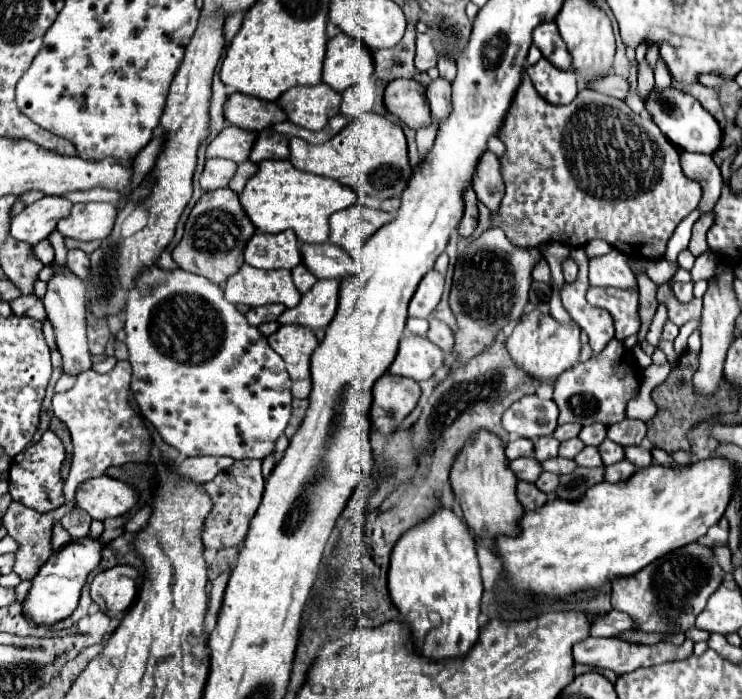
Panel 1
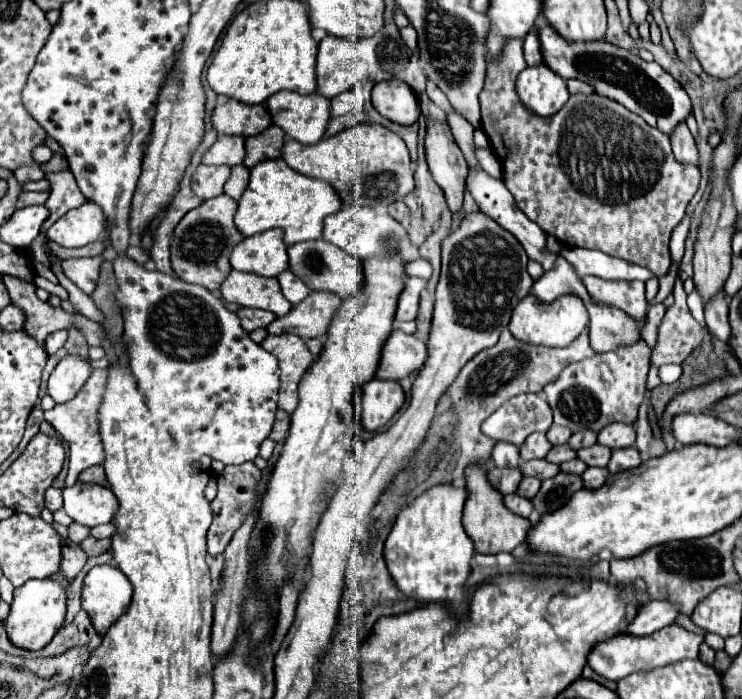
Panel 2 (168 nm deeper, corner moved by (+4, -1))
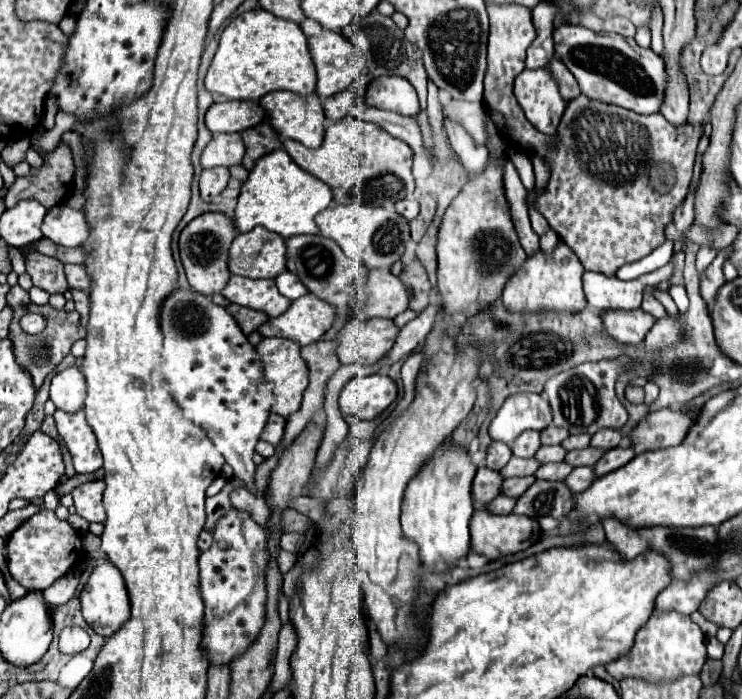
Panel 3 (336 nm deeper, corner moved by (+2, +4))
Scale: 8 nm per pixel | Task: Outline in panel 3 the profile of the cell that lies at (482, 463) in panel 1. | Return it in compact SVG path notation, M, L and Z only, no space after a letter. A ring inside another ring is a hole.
M478 508L470 520L472 550L496 560L532 546L536 530L540 536L540 526L532 518L518 514L498 516L490 514L486 508Z

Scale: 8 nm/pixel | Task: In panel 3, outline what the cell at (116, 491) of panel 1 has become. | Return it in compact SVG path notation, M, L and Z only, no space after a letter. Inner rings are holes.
M102 480L86 482L78 488L74 488L72 496L74 496L76 514L86 518L88 522L104 522L106 510L102 506L102 494L104 494L104 482Z

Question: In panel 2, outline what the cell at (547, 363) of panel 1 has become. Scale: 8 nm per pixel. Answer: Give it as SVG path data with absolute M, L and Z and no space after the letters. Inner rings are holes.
M566 293L566 295L560 295L558 299L554 299L552 303L544 303L534 295L526 295L512 309L508 327L510 327L510 333L520 341L548 345L548 347L566 347L582 333L582 329L586 325L588 325L588 313L586 313L582 299L574 293Z

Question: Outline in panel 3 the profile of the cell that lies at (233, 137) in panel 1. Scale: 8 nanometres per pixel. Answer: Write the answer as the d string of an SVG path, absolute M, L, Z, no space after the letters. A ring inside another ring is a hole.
M214 134L202 152L202 168L214 166L236 166L244 158L244 142L240 134Z

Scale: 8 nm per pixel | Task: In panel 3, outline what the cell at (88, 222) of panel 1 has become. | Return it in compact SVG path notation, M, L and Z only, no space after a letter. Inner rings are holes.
M58 204L48 210L42 234L60 246L80 246L90 236L90 224L82 210Z

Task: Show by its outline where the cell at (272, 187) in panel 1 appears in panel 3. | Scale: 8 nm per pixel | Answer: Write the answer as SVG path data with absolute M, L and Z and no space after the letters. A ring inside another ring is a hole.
M284 148L270 152L254 164L248 180L242 186L236 204L234 224L240 232L250 232L254 226L262 226L270 232L280 234L282 238L298 236L298 234L318 234L318 226L314 222L316 214L326 210L332 204L332 190L322 180L304 172Z

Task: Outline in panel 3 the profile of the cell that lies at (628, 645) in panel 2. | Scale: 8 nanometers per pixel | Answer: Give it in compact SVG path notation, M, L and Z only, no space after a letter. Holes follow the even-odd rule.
M678 612L652 614L650 620L638 630L636 642L632 650L614 662L606 664L606 672L616 678L644 678L644 680L674 680L680 674L698 674L706 662L706 646L702 630L690 620L690 616L682 616Z

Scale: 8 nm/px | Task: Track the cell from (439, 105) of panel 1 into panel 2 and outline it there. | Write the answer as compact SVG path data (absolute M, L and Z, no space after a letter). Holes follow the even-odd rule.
M428 121L426 159L434 181L442 187L446 195L450 211L458 211L462 207L462 193L466 187L468 167L448 125Z

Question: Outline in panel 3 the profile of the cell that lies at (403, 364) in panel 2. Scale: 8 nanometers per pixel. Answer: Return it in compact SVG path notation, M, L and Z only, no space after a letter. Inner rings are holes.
M352 318L336 336L336 354L342 364L372 366L392 350L398 332L400 328L388 318L370 318L364 322Z

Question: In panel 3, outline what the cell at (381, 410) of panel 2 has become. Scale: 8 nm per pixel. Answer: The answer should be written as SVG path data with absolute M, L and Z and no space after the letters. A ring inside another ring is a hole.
M386 374L352 378L340 392L340 410L358 420L374 420L398 396L396 382Z

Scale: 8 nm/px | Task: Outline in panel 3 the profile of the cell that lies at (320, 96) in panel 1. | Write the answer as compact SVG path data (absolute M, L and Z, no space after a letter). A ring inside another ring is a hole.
M270 92L260 100L262 108L266 110L268 122L272 124L272 128L284 136L284 138L292 138L302 142L308 148L318 148L324 140L324 108L322 102L316 94L310 96L300 96L294 92Z

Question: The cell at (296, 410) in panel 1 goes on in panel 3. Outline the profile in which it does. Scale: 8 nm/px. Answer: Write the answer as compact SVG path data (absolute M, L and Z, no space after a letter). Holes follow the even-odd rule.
M270 414L268 424L266 424L266 428L264 428L264 432L262 432L260 438L276 446L276 444L282 440L284 424L286 424L286 418L282 418L282 416L278 416L278 414Z

